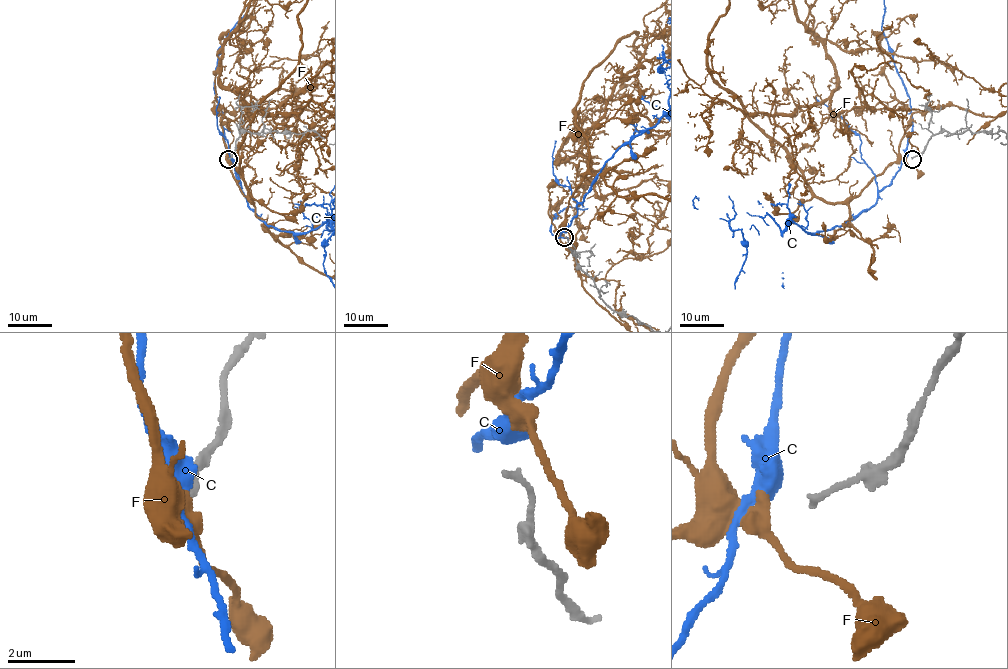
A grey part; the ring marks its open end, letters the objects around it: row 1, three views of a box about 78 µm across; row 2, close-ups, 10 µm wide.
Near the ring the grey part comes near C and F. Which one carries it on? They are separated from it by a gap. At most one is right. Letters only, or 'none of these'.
none of these

